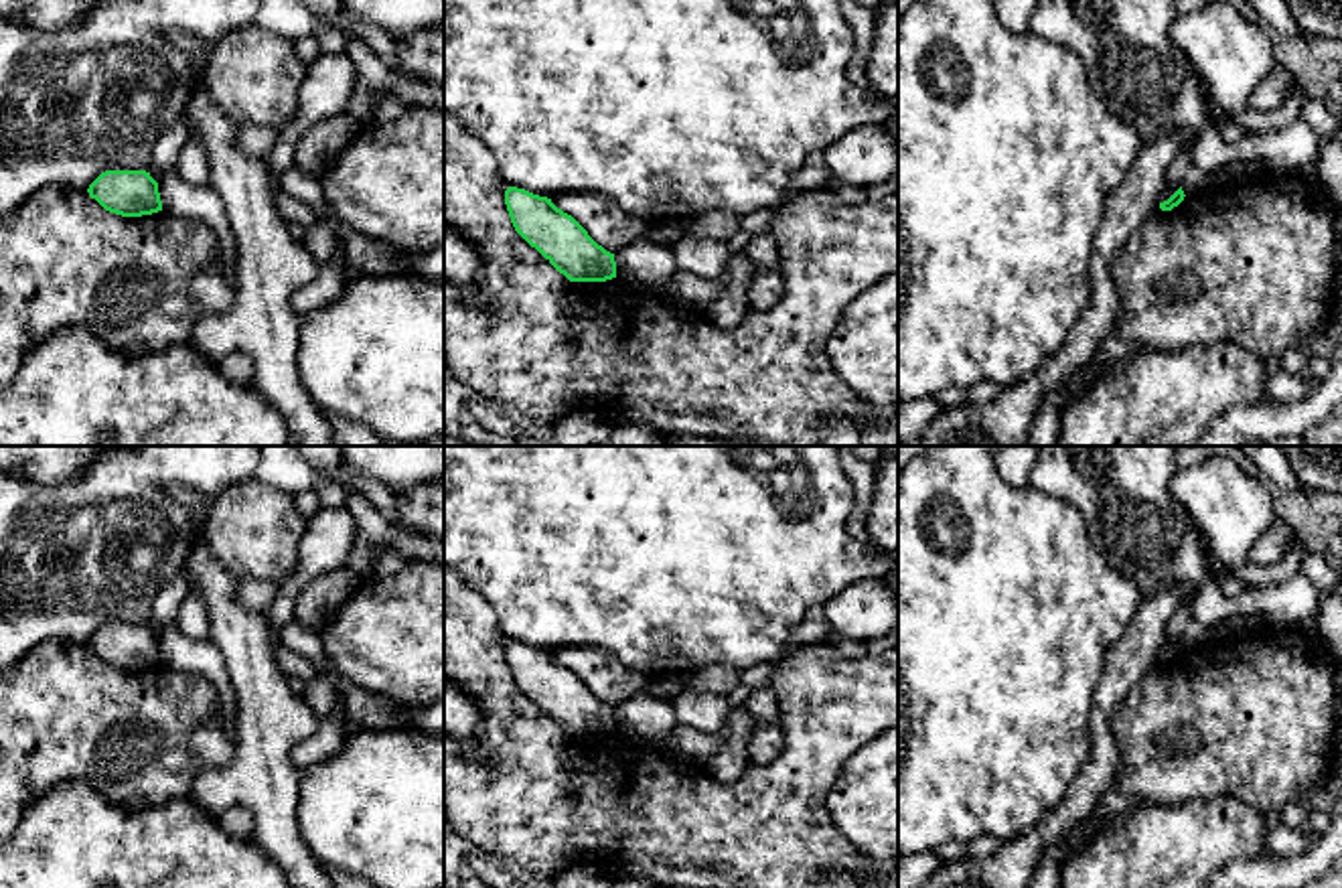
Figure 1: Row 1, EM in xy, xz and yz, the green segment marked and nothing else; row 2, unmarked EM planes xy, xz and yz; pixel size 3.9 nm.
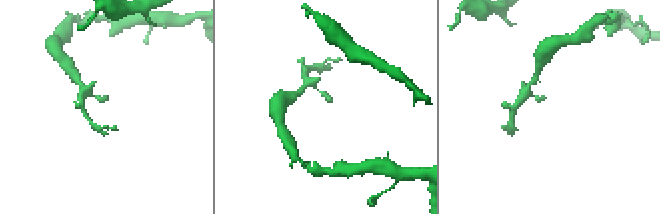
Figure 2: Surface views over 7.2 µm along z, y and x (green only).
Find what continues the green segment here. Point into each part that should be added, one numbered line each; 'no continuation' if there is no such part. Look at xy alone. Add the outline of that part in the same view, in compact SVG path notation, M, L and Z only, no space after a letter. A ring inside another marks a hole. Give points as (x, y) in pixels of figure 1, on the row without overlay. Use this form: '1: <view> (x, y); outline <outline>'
no continuation

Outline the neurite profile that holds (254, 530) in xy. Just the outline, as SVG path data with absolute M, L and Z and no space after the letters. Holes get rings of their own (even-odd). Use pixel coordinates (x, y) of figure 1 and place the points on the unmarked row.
M255 476L225 489L205 521L209 549L239 582L282 584L296 568L302 535L294 495Z

